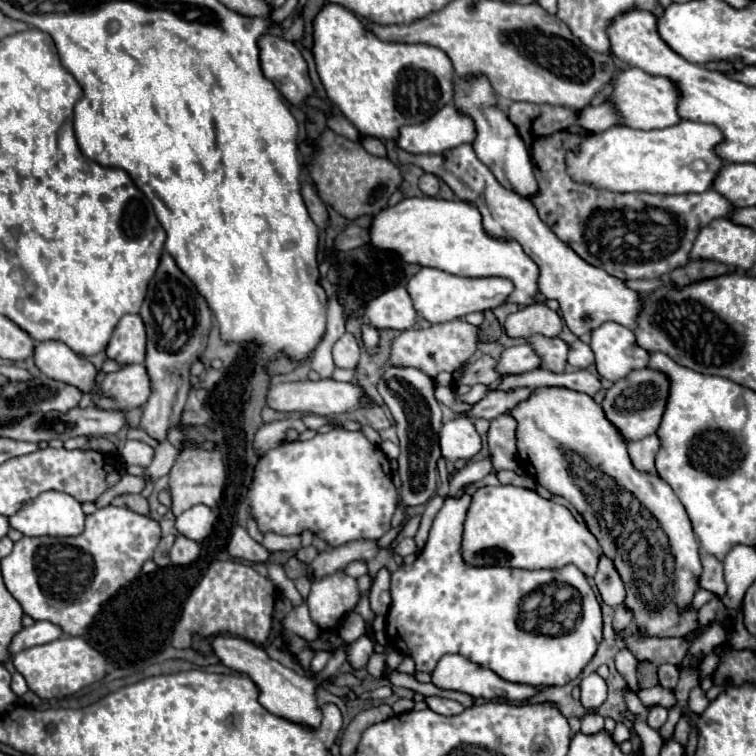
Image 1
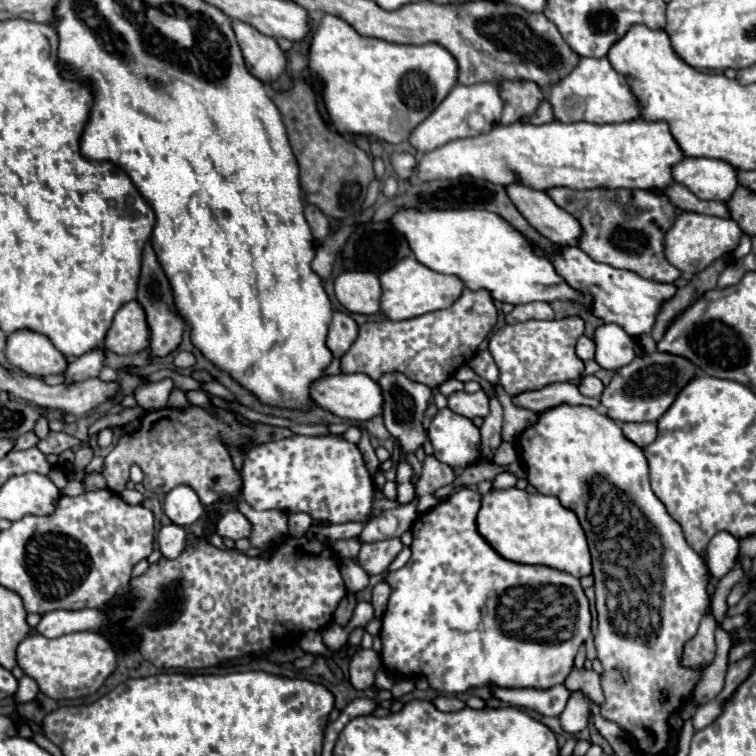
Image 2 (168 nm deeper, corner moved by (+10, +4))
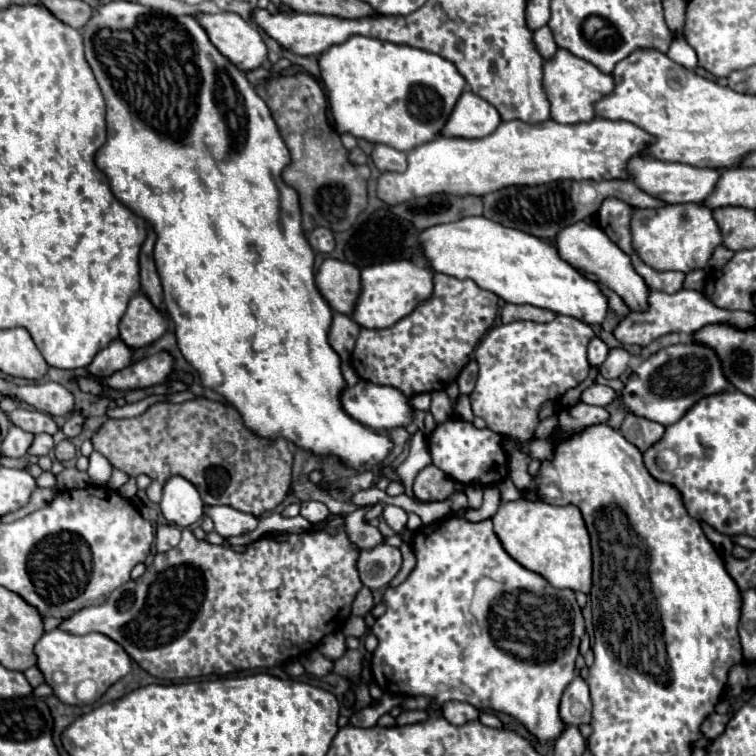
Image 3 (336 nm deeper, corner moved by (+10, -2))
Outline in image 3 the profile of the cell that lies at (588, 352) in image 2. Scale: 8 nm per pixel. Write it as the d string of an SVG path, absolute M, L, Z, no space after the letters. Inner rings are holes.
M593 338L589 344L589 364L599 368L605 362L607 354L609 354L609 346L601 338Z

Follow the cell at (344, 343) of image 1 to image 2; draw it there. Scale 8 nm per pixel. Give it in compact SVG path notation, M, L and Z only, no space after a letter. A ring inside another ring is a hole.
M335 312L327 334L327 348L331 350L333 358L341 358L351 348L355 338L357 338L355 320L345 312Z

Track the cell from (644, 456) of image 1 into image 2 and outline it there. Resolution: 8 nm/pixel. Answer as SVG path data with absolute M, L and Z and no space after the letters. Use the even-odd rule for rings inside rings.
M649 422L649 424L623 424L621 428L623 428L625 438L629 438L639 448L649 446L657 438L657 424L655 422Z

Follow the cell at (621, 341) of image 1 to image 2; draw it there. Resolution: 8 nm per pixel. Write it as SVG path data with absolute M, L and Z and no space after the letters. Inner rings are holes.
M601 324L595 328L595 362L605 370L619 370L635 358L633 338L617 324Z

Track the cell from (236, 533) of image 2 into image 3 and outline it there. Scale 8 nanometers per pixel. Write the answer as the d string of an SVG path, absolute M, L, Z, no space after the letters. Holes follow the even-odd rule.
M207 506L205 514L211 516L215 524L215 532L223 538L241 536L257 528L259 520L247 512L239 512L231 506Z

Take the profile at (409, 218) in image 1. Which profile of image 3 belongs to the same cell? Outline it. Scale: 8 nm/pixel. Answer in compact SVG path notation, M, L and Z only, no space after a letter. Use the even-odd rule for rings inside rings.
M467 216L423 230L419 244L435 272L471 278L477 286L495 292L505 302L547 308L587 324L601 324L607 316L609 300L599 284L567 264L553 244L531 234L521 234L521 230L509 230L483 216Z

